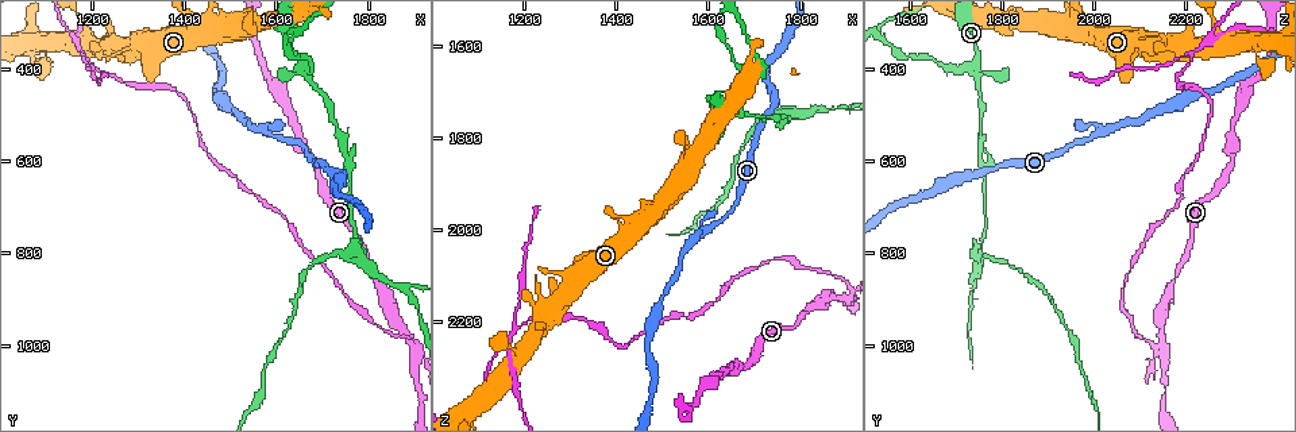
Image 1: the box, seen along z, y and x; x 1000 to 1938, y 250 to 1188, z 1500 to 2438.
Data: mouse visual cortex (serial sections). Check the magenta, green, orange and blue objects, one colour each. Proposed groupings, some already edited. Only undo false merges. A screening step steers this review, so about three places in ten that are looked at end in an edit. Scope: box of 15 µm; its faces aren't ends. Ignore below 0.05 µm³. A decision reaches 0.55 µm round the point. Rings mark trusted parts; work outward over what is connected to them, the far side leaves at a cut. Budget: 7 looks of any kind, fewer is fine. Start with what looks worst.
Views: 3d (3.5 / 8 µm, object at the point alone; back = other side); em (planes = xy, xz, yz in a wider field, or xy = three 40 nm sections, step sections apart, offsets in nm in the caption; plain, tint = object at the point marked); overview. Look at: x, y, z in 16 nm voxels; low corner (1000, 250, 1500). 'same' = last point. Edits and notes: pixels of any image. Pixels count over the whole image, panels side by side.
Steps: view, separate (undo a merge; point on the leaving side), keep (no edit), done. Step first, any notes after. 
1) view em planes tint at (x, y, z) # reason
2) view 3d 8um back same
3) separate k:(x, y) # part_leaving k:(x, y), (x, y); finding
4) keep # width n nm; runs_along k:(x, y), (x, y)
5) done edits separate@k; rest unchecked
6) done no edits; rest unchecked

view 3d 3.5um at (1895, 1005, 2145) # abrupt turn

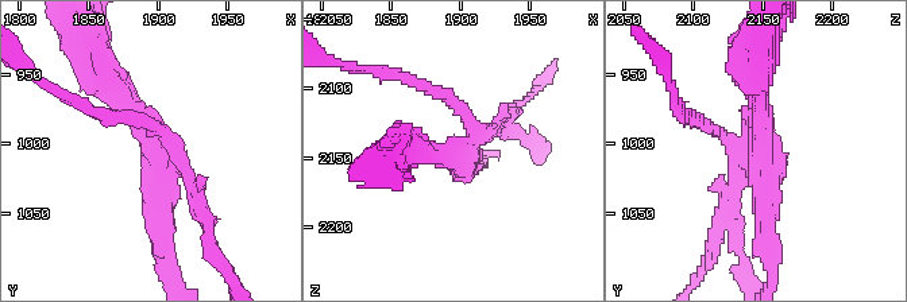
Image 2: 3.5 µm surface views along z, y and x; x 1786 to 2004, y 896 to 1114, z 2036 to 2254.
view em xy step 5 tint at (1900, 1002, 2146) # arms 4; arm_widths 150, 150, 300, 300 nm; now the EM

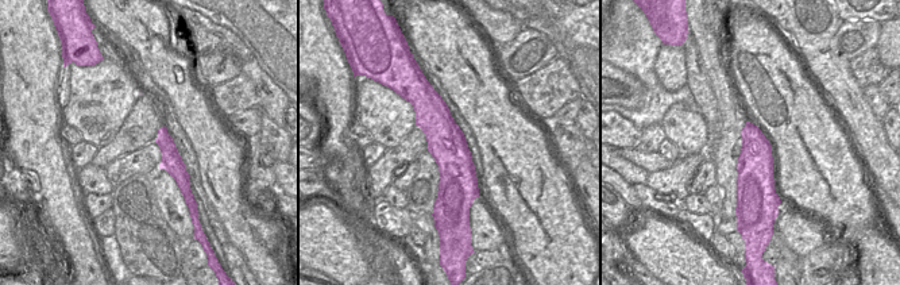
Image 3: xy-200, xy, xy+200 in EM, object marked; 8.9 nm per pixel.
view em planes tint same # cut it another way

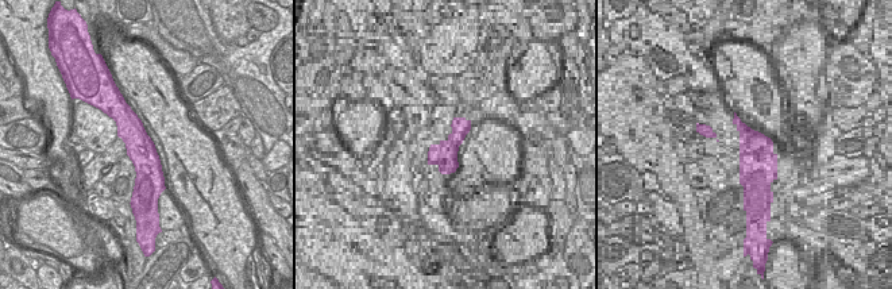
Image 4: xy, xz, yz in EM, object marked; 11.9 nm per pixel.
separate 2:(201, 201) # width 340 nm; part_leaving 2:(466, 142), (454, 100), (388, 73); two cells meet here

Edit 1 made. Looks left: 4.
view 3d 3.5um at (1650, 390, 1740) # narrows sharply

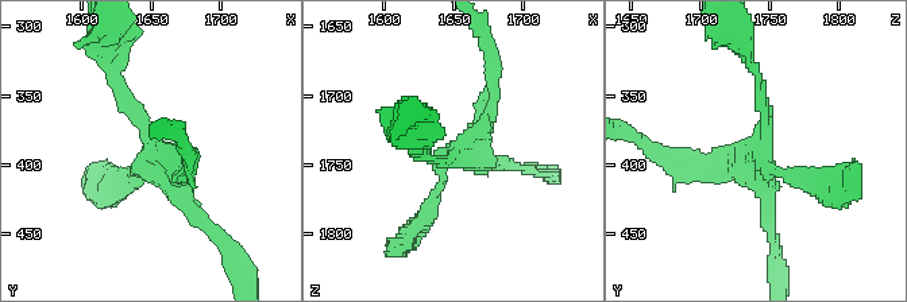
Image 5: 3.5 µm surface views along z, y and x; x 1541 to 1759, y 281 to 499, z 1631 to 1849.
view em xy step 5 tint at (1652, 392, 1744) # arms 4; arm_widths 150, 150, 200, 200 nm; need the tissue

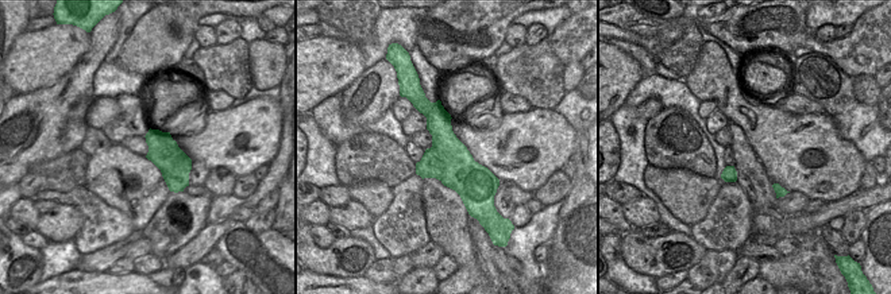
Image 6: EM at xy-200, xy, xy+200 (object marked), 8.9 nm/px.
view em xy step 2 tint same # another direction

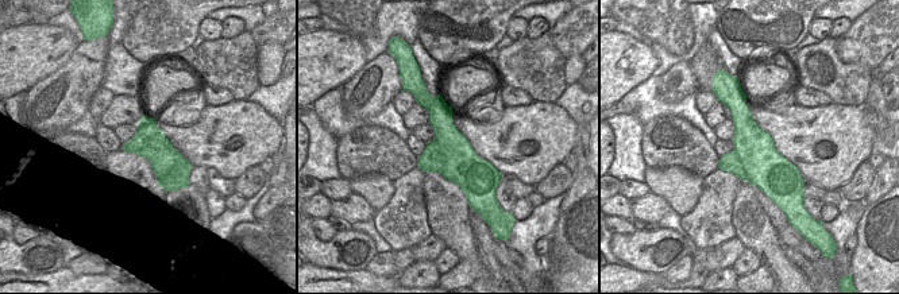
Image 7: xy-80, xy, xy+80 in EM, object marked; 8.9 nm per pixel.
separate 5:(493, 103) # a second cell is stuck on

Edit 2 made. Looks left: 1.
done edits separate@2, separate@5; rest unchecked

